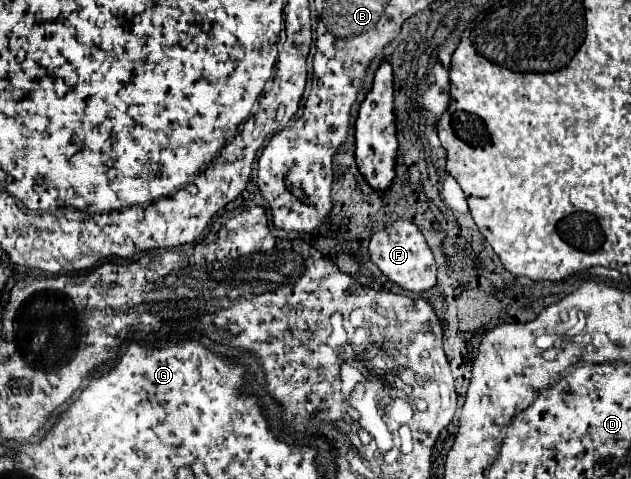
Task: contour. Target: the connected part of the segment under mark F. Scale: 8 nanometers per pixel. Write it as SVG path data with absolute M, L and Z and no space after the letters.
M396 221L390 227L374 233L370 239L370 257L380 267L380 271L402 289L422 293L436 285L436 263L432 251L426 245L420 229L410 221Z

